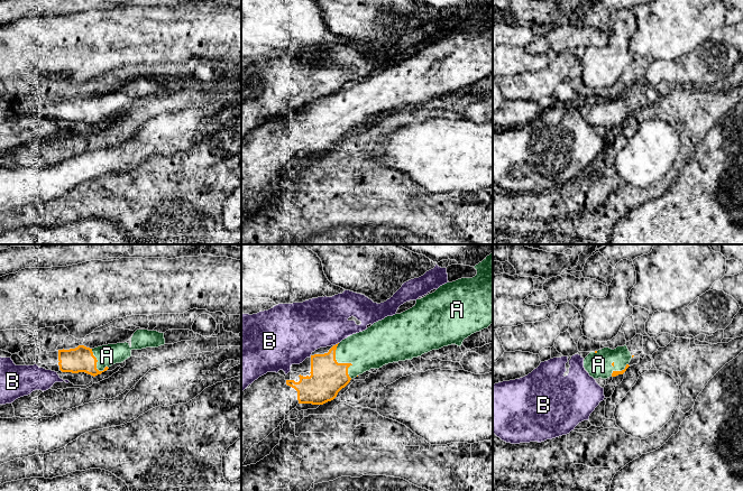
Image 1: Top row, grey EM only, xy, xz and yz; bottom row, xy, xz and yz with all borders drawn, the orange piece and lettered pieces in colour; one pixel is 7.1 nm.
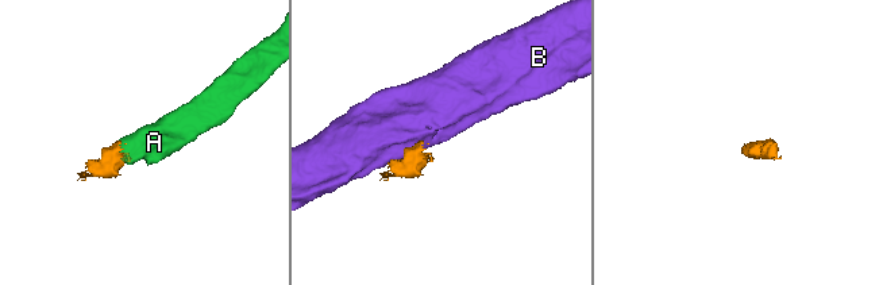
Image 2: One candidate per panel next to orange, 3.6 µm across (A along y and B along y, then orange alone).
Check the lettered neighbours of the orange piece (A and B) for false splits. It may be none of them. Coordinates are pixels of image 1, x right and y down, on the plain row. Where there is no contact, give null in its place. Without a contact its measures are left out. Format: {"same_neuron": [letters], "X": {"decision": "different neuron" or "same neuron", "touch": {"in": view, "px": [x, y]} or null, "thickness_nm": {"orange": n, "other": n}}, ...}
{"same_neuron": ["A"], "A": {"decision": "same neuron", "touch": {"in": "xz", "px": [341, 112]}, "thickness_nm": {"orange": 260, "other": 280}}, "B": {"decision": "different neuron", "touch": {"in": "xz", "px": [336, 93]}, "thickness_nm": {"orange": 260, "other": 360}}}

